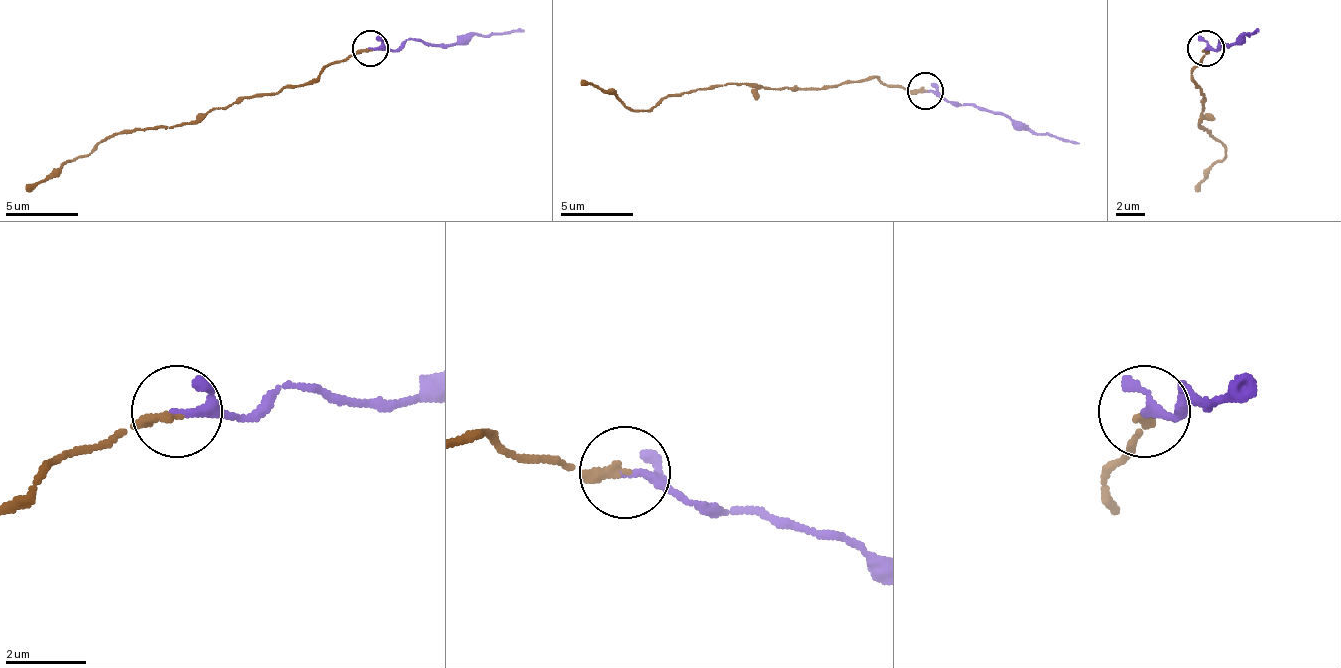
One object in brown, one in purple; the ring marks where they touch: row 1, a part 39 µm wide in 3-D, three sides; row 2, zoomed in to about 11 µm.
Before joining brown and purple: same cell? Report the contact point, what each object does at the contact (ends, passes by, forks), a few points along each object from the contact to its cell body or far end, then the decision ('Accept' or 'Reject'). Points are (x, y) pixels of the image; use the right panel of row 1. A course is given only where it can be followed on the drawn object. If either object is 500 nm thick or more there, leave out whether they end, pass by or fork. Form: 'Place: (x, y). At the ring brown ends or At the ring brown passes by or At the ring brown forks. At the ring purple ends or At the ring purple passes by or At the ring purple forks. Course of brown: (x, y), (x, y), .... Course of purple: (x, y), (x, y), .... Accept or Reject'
Place: (1205, 48). At the ring brown ends. At the ring purple passes by. Course of brown: (1206, 47), (1203, 62), (1192, 80), (1203, 94), (1199, 127), (1225, 148), (1221, 159), (1196, 192). Course of purple: (1206, 47), (1214, 51), (1221, 40), (1235, 43), (1257, 29). Accept

